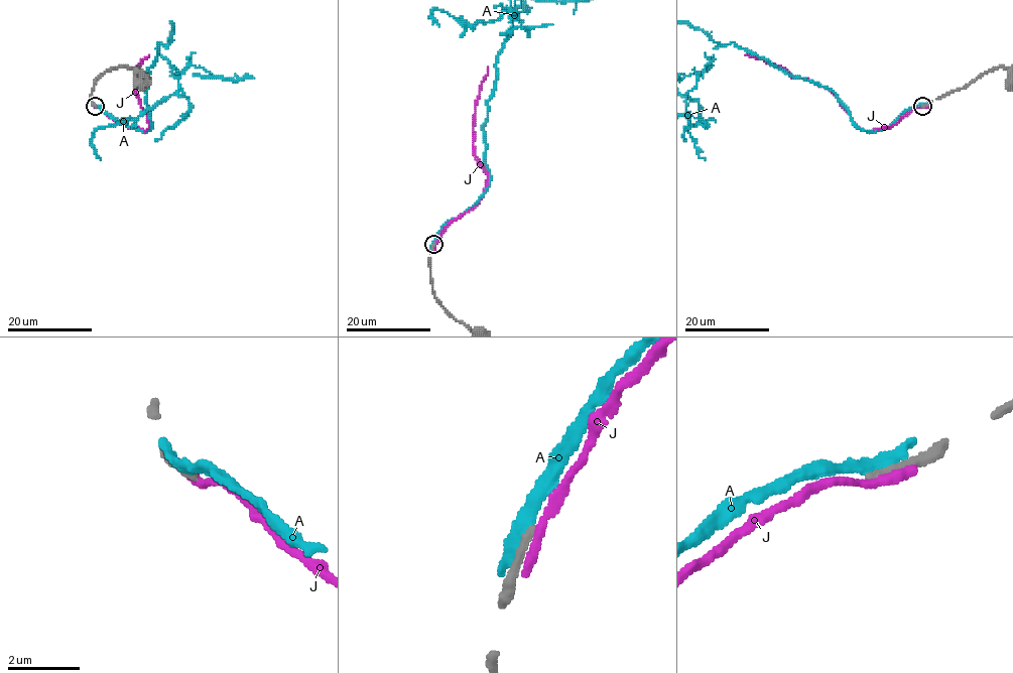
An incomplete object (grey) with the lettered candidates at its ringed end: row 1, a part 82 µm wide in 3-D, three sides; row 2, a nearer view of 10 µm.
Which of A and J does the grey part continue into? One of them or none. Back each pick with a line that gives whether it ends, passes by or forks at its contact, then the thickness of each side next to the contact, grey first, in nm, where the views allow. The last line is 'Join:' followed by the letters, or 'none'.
Join: none

